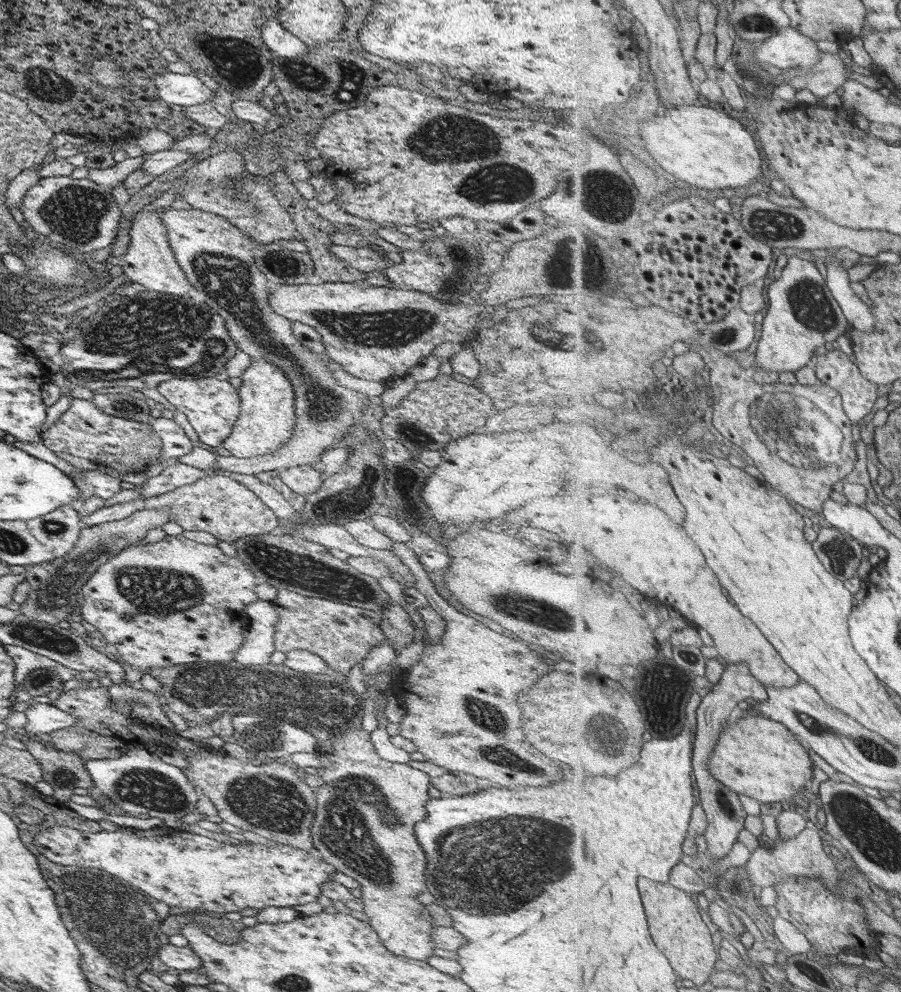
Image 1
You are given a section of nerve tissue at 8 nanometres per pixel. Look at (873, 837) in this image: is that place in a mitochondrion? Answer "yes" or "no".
yes

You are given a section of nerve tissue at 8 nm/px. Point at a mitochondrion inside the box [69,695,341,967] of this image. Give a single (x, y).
(274, 804)

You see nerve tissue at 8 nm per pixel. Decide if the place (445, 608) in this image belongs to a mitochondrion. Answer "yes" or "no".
no

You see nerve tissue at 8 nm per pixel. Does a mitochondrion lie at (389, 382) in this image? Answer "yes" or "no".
no

